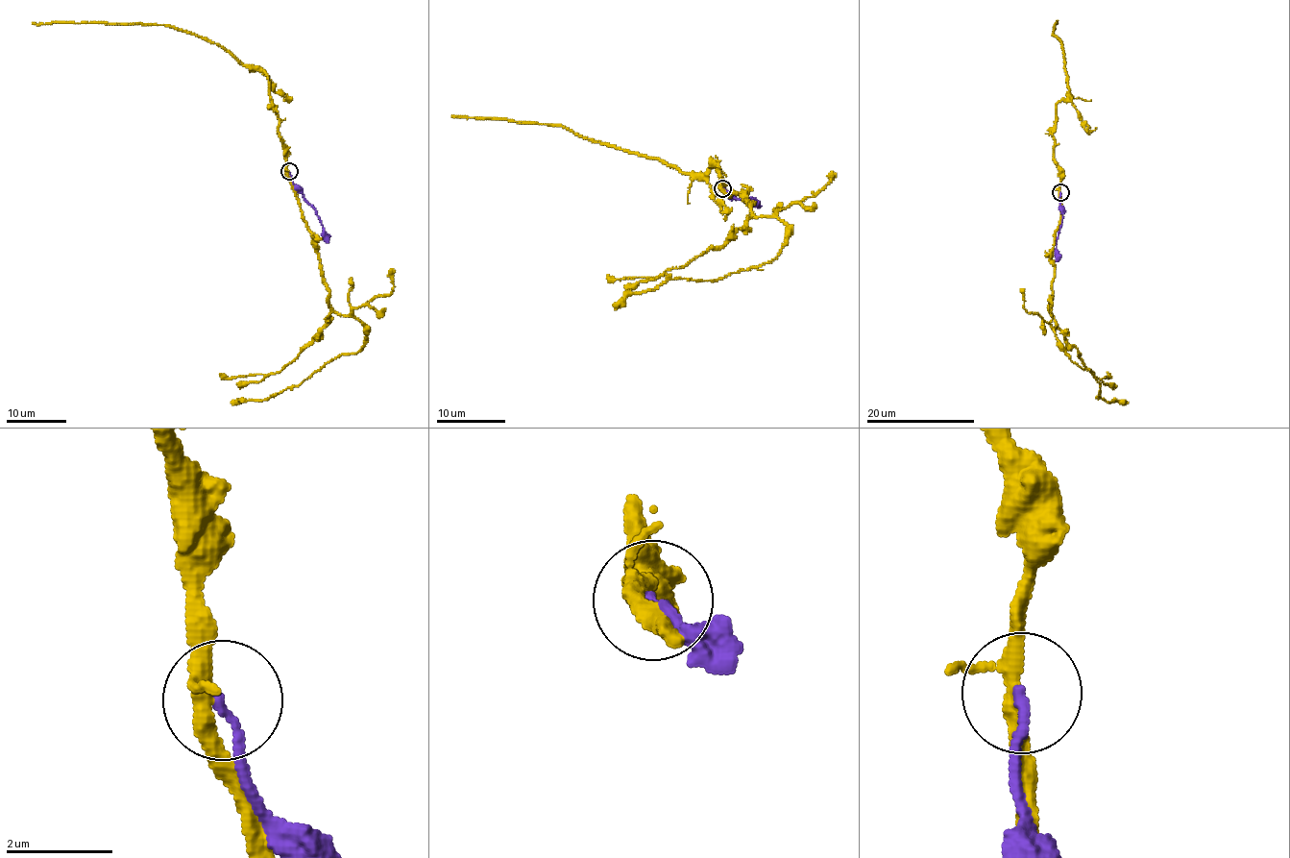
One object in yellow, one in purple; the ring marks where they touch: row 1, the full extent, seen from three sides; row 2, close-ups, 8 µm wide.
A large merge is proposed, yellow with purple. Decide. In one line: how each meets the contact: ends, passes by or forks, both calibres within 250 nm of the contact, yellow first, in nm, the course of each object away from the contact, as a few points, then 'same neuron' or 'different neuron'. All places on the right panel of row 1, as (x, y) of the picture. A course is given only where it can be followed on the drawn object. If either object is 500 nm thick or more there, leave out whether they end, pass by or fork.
yellow forks; purple ends; calibres 260 and 180 nm; course yellow (1059, 191), (1059, 225), (1052, 254), (1054, 330), (1060, 349), (1099, 381), (1100, 398), (1128, 403); course purple (1059, 191), (1062, 217), (1056, 246), (1057, 261); different neuron

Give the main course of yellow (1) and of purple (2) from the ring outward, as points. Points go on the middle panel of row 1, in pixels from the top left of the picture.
1: (722, 187), (742, 193), (756, 216), (785, 224), (785, 245), (769, 262), (718, 280), (666, 280), (615, 309)
2: (722, 187), (734, 198), (754, 199), (759, 204)

